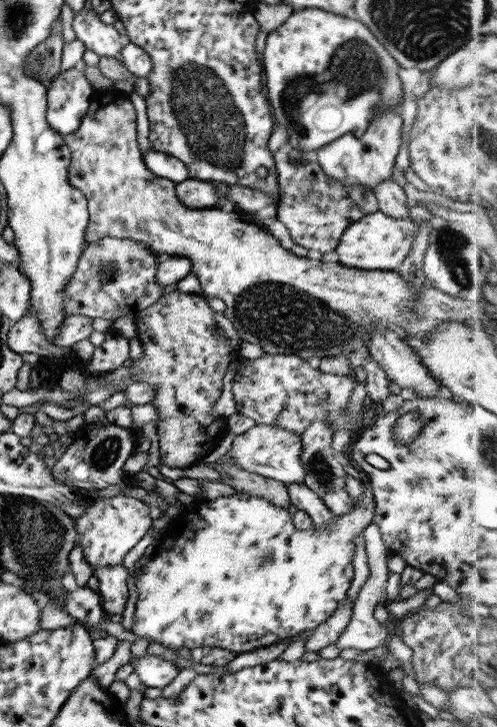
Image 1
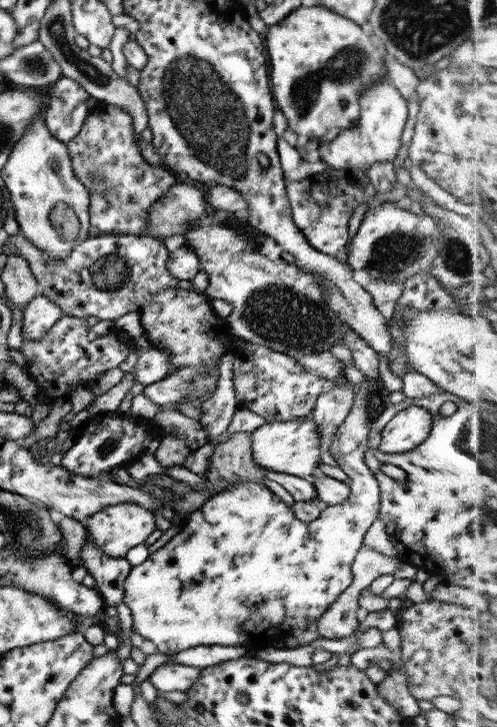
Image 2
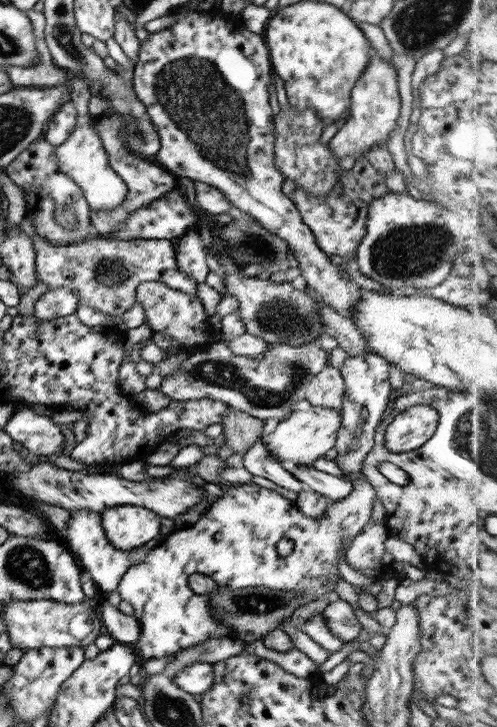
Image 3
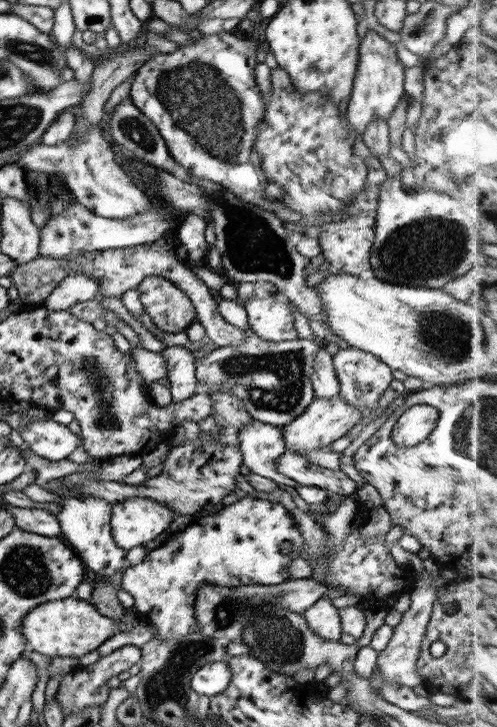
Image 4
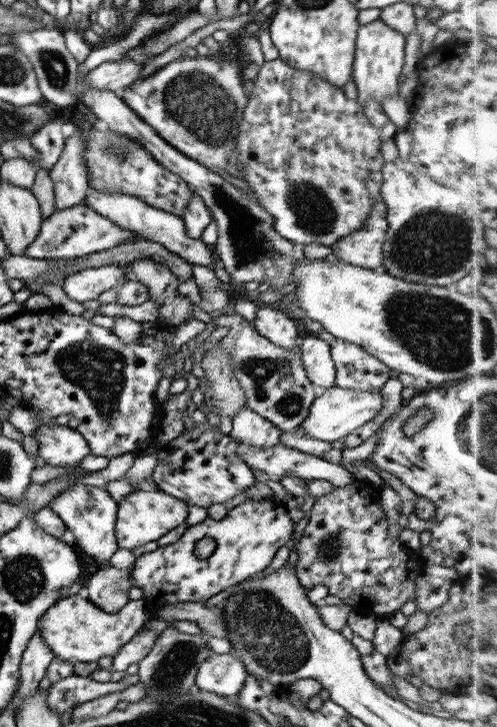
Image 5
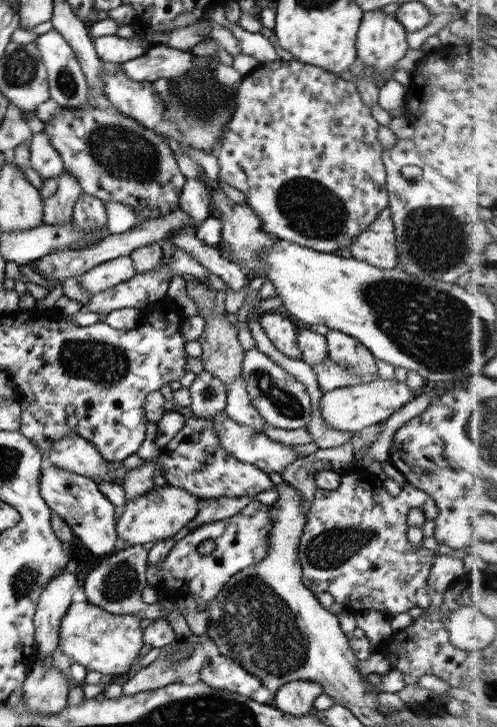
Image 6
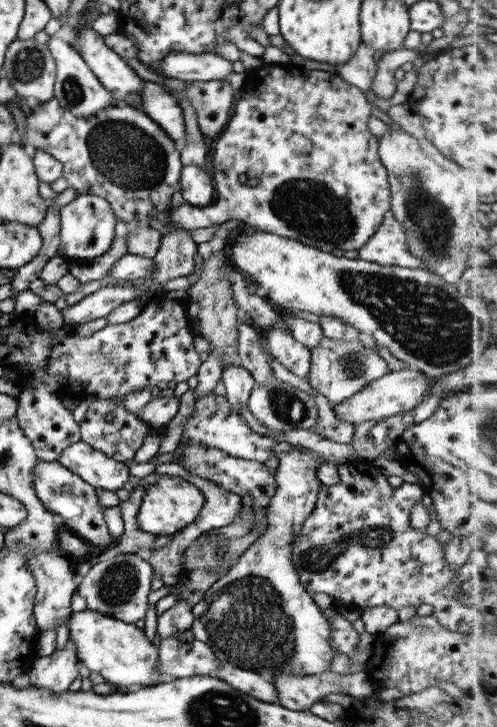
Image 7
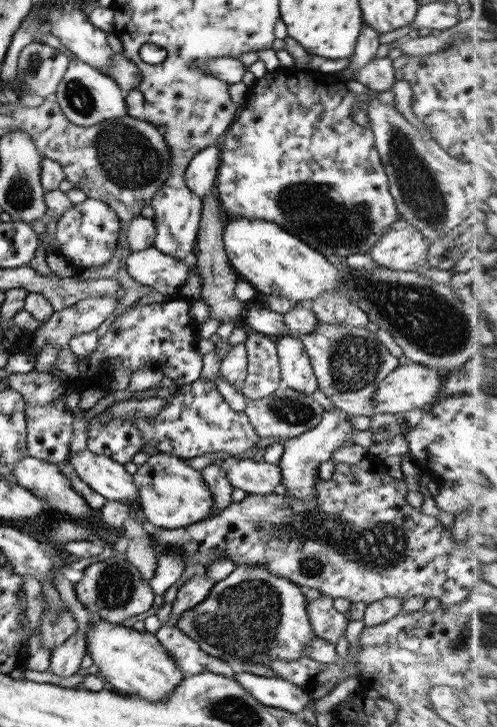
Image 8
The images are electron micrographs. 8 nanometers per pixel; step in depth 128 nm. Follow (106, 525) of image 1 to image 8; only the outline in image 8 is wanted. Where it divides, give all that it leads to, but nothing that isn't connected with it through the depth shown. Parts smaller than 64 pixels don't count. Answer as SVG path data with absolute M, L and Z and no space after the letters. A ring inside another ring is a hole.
M158 452L149 453L148 456L147 461L137 466L137 471L132 474L133 484L137 487L137 494L139 494L138 508L145 514L148 528L178 529L210 517L213 497L205 481L201 479L199 470L189 467L183 459L175 455Z

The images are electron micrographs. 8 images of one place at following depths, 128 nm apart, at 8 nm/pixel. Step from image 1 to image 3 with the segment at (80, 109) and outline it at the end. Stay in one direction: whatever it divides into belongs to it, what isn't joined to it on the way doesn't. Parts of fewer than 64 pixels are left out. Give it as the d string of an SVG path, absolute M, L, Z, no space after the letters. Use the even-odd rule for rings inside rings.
M71 100L63 102L61 106L51 114L44 132L41 135L42 138L45 138L51 146L57 146L63 144L67 137L71 135L73 127L75 127L75 119L77 119L77 110L73 106Z

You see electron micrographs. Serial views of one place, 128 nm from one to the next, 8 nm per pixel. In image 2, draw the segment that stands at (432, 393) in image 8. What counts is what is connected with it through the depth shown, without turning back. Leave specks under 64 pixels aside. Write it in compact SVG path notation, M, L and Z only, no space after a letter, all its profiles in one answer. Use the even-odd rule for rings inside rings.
M311 414L287 421L266 422L251 432L251 461L267 471L308 478L317 471L319 433Z

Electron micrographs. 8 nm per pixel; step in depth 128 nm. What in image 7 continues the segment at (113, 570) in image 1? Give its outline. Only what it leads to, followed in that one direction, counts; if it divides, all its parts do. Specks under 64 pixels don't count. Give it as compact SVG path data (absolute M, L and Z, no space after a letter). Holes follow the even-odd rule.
M37 460L31 469L33 474L33 490L41 504L51 513L64 528L79 536L90 545L107 550L112 538L103 521L103 509L98 502L95 488L89 486L85 480L61 466L57 461L45 462Z

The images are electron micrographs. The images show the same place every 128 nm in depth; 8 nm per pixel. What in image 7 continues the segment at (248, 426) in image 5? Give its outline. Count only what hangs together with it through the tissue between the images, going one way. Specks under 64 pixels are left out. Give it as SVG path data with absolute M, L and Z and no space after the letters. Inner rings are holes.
M231 363L230 366L222 368L220 380L225 387L225 399L231 410L247 406L250 392L254 386L251 376L239 366L239 363Z

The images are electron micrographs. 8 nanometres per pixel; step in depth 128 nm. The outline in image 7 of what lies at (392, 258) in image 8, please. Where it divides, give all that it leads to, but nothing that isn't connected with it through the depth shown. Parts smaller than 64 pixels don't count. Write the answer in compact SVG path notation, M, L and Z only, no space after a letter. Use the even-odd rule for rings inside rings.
M390 210L383 214L379 229L357 251L359 259L379 266L397 266L409 269L425 269L426 264L418 256L408 252L406 235Z

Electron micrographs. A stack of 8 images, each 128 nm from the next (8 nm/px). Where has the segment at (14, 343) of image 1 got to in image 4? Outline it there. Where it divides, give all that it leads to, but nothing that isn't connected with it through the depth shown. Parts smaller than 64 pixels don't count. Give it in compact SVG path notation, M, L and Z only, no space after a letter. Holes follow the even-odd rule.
M68 274L41 303L51 312L68 311L71 306L96 298L98 282L84 274Z

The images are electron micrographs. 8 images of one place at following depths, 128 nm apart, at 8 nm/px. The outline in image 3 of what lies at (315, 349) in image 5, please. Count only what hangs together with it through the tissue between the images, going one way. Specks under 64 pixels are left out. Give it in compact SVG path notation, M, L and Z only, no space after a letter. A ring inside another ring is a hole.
M329 363L311 380L309 385L303 390L303 397L313 406L327 407L329 409L341 410L343 397L345 396L345 386L337 368L332 368Z

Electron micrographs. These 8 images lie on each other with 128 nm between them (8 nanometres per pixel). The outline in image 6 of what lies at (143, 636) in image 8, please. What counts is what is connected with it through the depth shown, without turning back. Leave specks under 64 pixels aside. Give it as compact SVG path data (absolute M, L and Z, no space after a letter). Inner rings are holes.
M87 601L71 602L59 624L59 648L70 658L70 662L81 664L87 671L99 672L103 676L111 674L120 679L129 672L143 648L140 619L135 614L113 614L104 611Z

